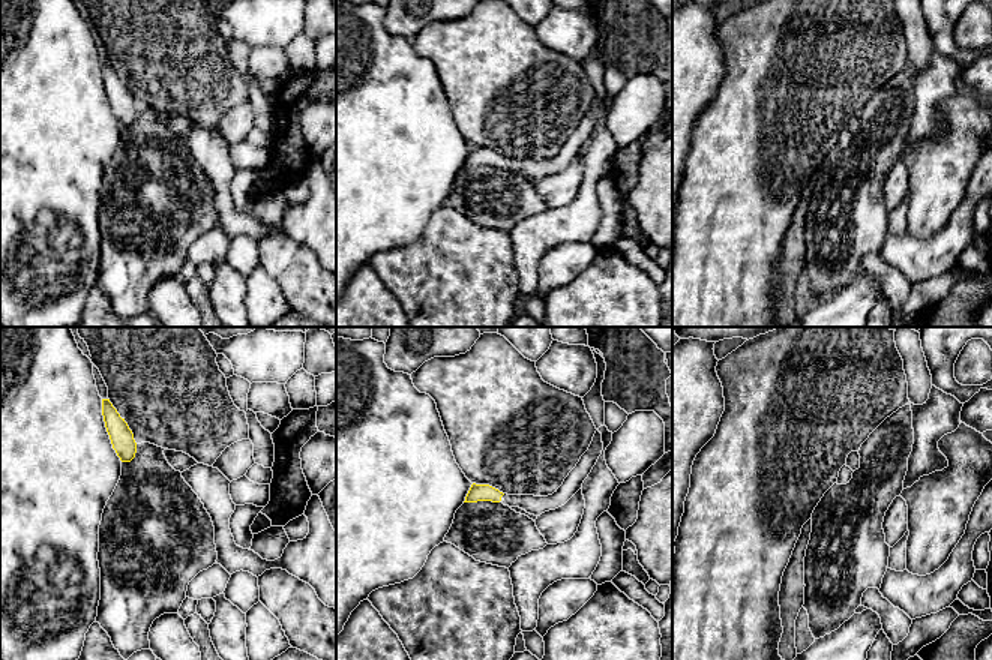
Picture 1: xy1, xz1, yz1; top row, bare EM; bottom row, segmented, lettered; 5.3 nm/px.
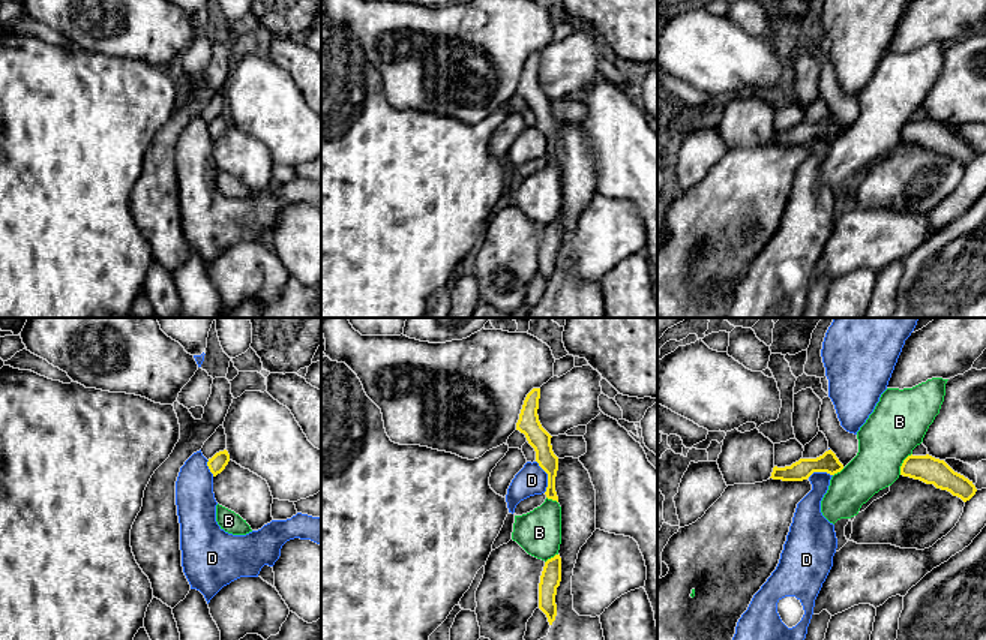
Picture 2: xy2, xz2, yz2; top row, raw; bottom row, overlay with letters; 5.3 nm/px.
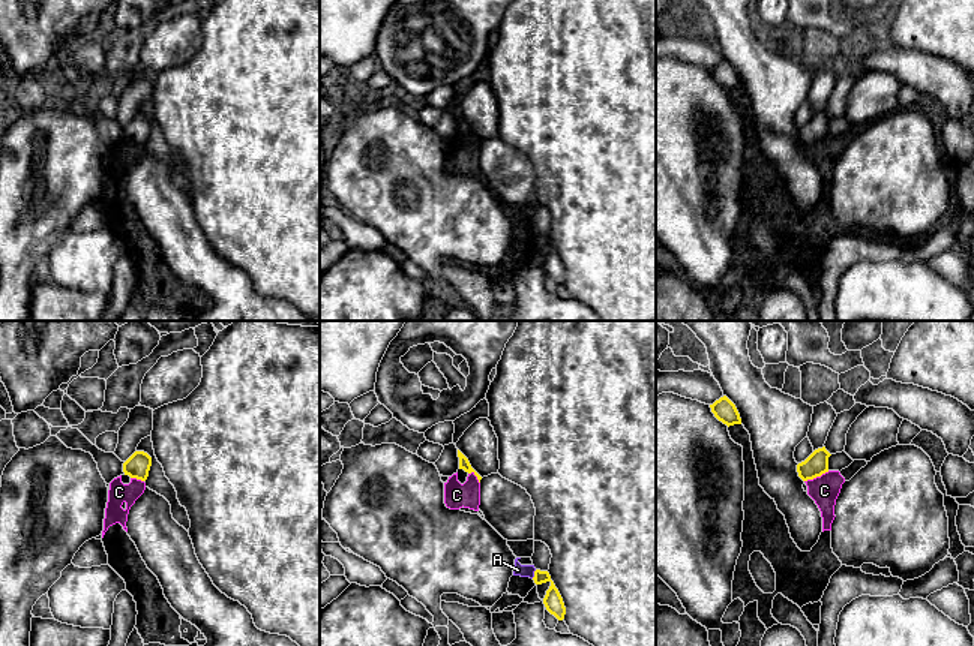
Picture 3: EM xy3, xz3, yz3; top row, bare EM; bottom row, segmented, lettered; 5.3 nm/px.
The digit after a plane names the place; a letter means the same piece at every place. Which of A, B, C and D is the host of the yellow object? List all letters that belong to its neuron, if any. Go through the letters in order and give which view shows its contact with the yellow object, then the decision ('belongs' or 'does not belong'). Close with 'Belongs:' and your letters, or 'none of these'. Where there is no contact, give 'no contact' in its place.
A: xz3 | does not belong
B: yz2 | does not belong
C: yz3 | does not belong
D: xz2 | does not belong
Belongs: none of these

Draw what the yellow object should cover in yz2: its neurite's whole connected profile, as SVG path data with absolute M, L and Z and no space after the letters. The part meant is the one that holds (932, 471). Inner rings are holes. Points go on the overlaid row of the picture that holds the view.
M908 456L902 466L900 475L933 484L936 489L947 490L963 502L969 501L977 489L963 475L954 472L944 460L926 456Z

